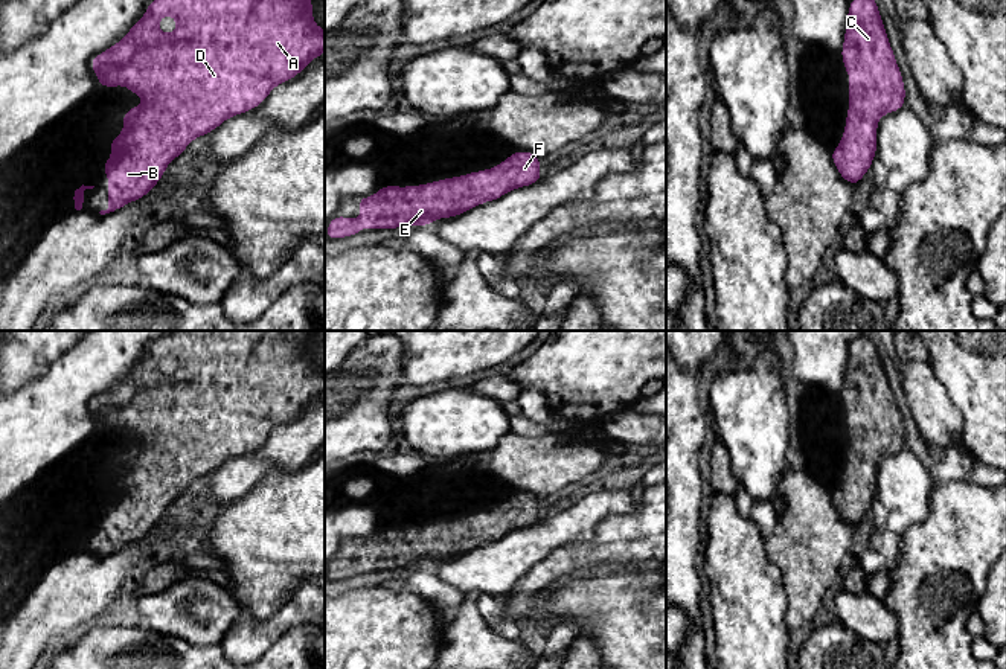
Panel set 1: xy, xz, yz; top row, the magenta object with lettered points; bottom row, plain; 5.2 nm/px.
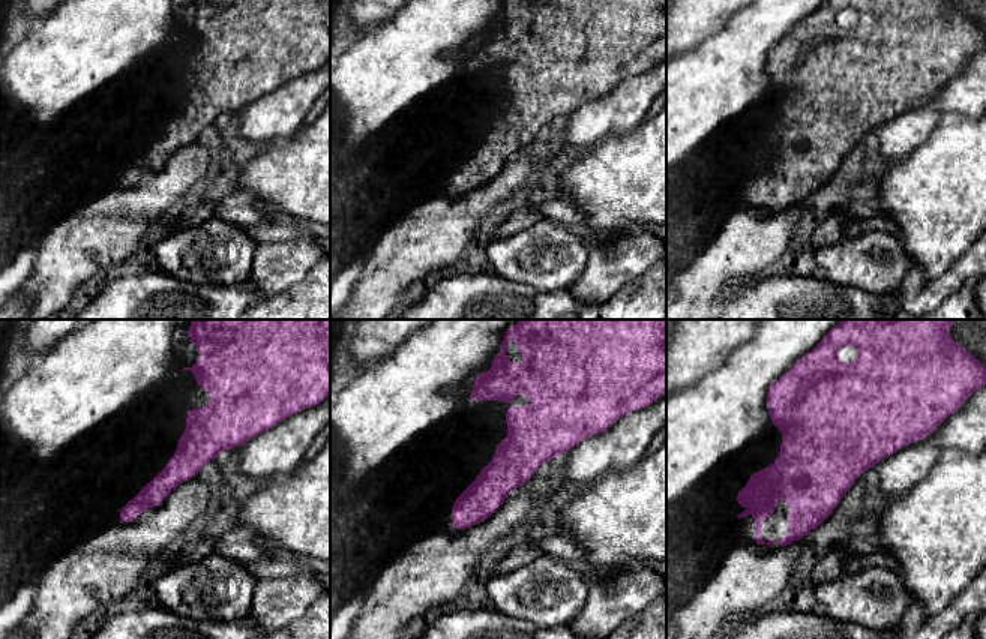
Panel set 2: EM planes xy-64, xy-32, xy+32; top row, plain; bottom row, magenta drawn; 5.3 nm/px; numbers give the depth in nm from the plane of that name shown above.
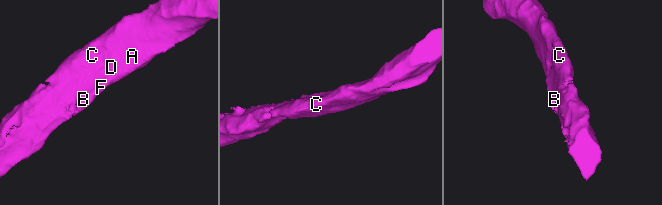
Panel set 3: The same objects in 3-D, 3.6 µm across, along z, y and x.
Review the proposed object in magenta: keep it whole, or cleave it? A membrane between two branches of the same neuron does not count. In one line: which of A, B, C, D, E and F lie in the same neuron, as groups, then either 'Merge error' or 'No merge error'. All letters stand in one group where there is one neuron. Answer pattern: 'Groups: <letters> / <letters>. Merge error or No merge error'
Groups: A B C D E F. No merge error

